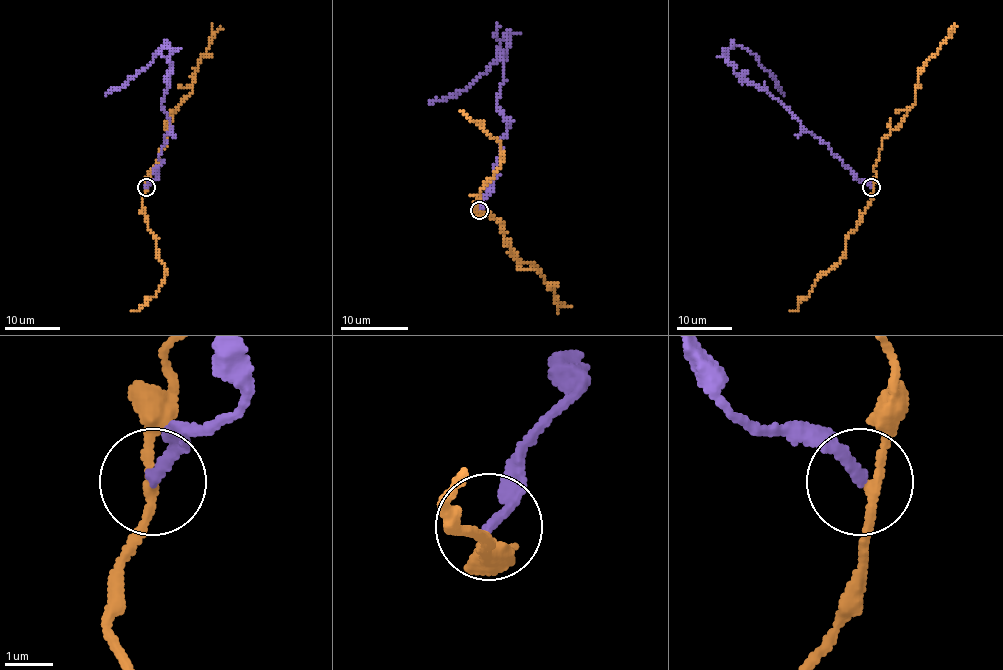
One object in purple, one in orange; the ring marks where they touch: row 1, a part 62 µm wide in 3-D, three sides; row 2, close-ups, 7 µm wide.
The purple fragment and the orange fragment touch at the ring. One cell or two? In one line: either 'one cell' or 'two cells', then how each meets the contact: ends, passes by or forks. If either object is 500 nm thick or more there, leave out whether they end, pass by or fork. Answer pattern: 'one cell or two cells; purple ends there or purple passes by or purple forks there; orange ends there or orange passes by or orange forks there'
two cells; purple ends there; orange passes by

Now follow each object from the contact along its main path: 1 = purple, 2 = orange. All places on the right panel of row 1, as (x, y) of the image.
1: (871, 187), (856, 179), (782, 103), (744, 81), (726, 50), (734, 45), (745, 48), (783, 95)
2: (872, 187), (881, 141), (899, 124), (914, 102), (918, 73), (948, 36), (951, 28)

